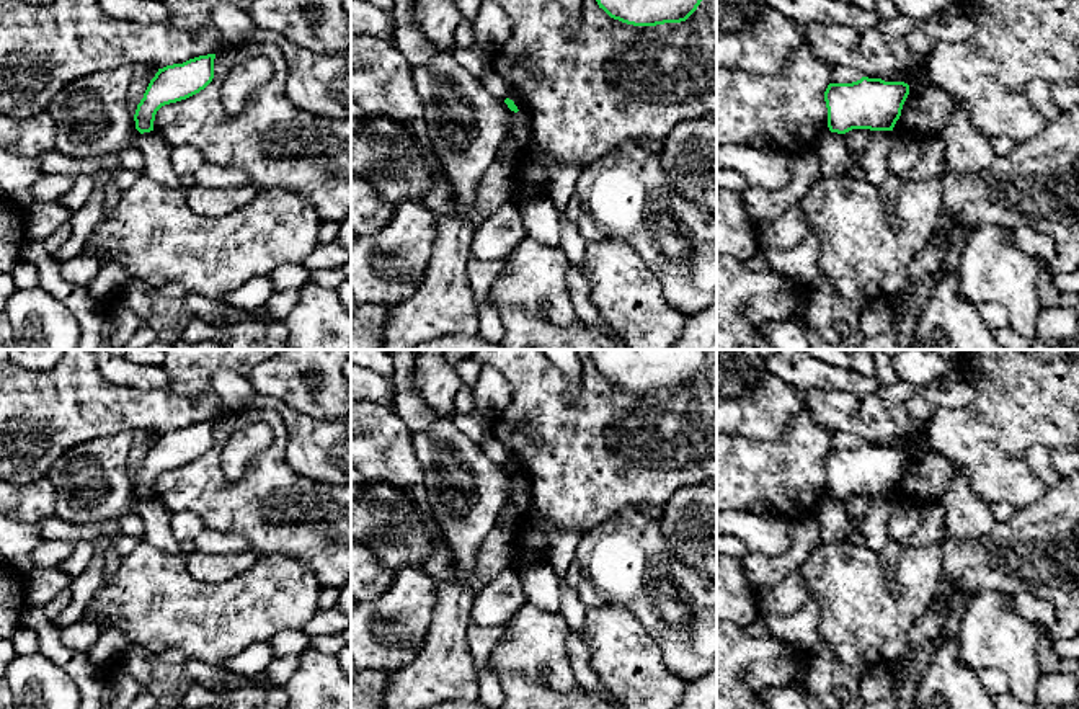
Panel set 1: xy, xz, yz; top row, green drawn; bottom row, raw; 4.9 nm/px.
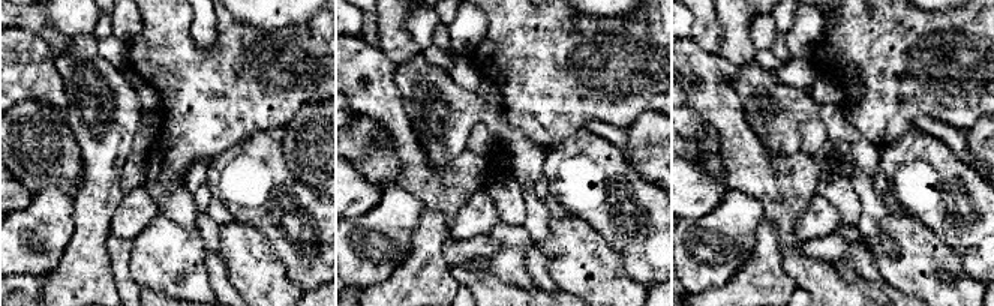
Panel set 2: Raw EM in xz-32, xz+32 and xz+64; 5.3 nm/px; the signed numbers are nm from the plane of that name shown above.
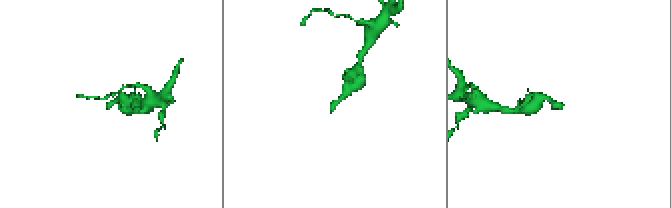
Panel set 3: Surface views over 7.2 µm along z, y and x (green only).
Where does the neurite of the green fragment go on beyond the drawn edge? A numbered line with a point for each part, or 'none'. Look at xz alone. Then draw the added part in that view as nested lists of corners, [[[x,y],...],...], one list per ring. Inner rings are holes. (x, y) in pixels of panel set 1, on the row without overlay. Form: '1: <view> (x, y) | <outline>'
none

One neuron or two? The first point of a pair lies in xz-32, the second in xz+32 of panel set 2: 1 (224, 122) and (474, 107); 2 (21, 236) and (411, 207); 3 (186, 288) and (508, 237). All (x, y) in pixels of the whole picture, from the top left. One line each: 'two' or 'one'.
1: two
2: one
3: one

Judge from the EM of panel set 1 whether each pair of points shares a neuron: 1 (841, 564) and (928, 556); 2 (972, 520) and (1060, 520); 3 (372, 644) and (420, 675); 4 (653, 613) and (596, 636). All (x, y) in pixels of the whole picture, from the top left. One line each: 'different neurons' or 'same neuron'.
1: same neuron
2: different neurons
3: different neurons
4: different neurons

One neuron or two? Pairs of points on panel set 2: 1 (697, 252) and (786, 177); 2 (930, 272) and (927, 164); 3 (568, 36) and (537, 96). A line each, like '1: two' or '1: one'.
1: two
2: two
3: one

